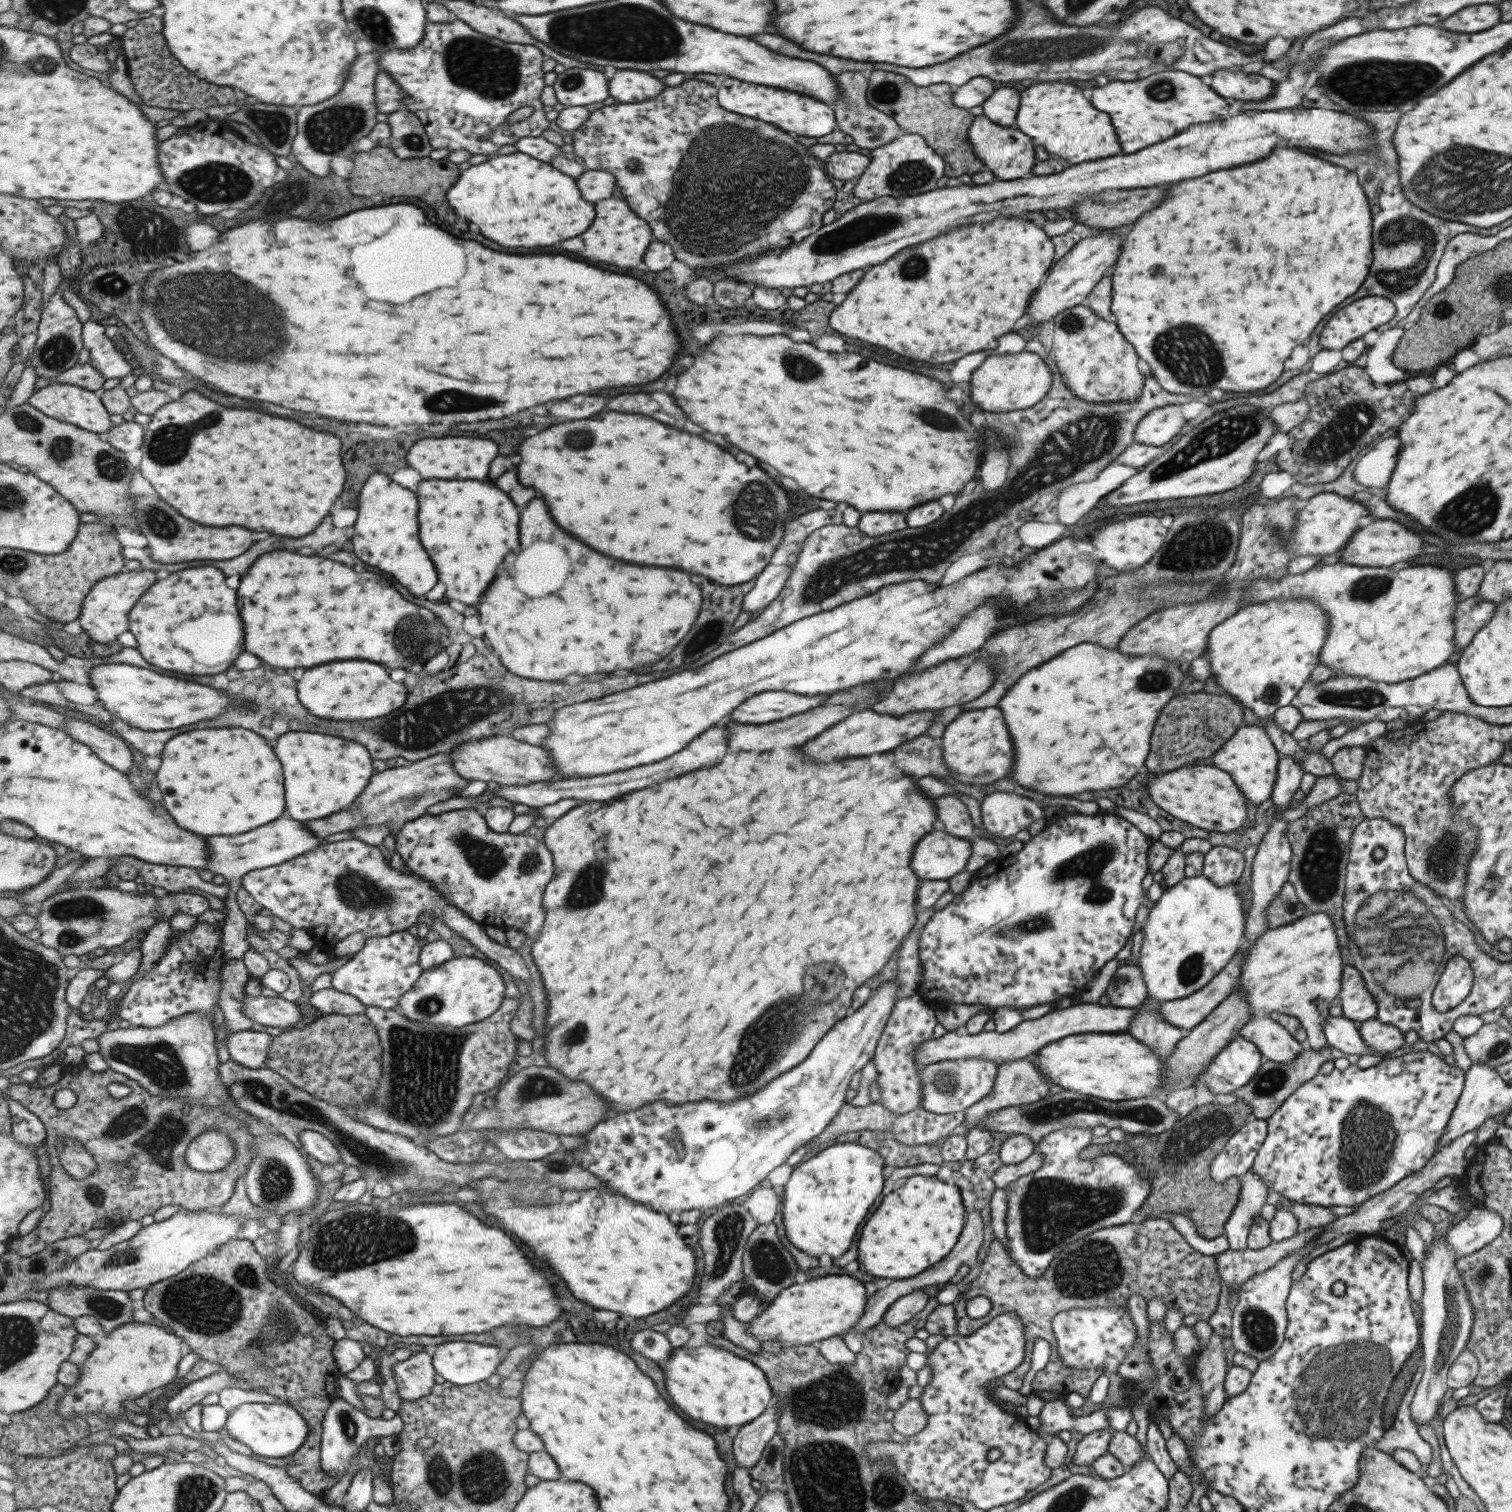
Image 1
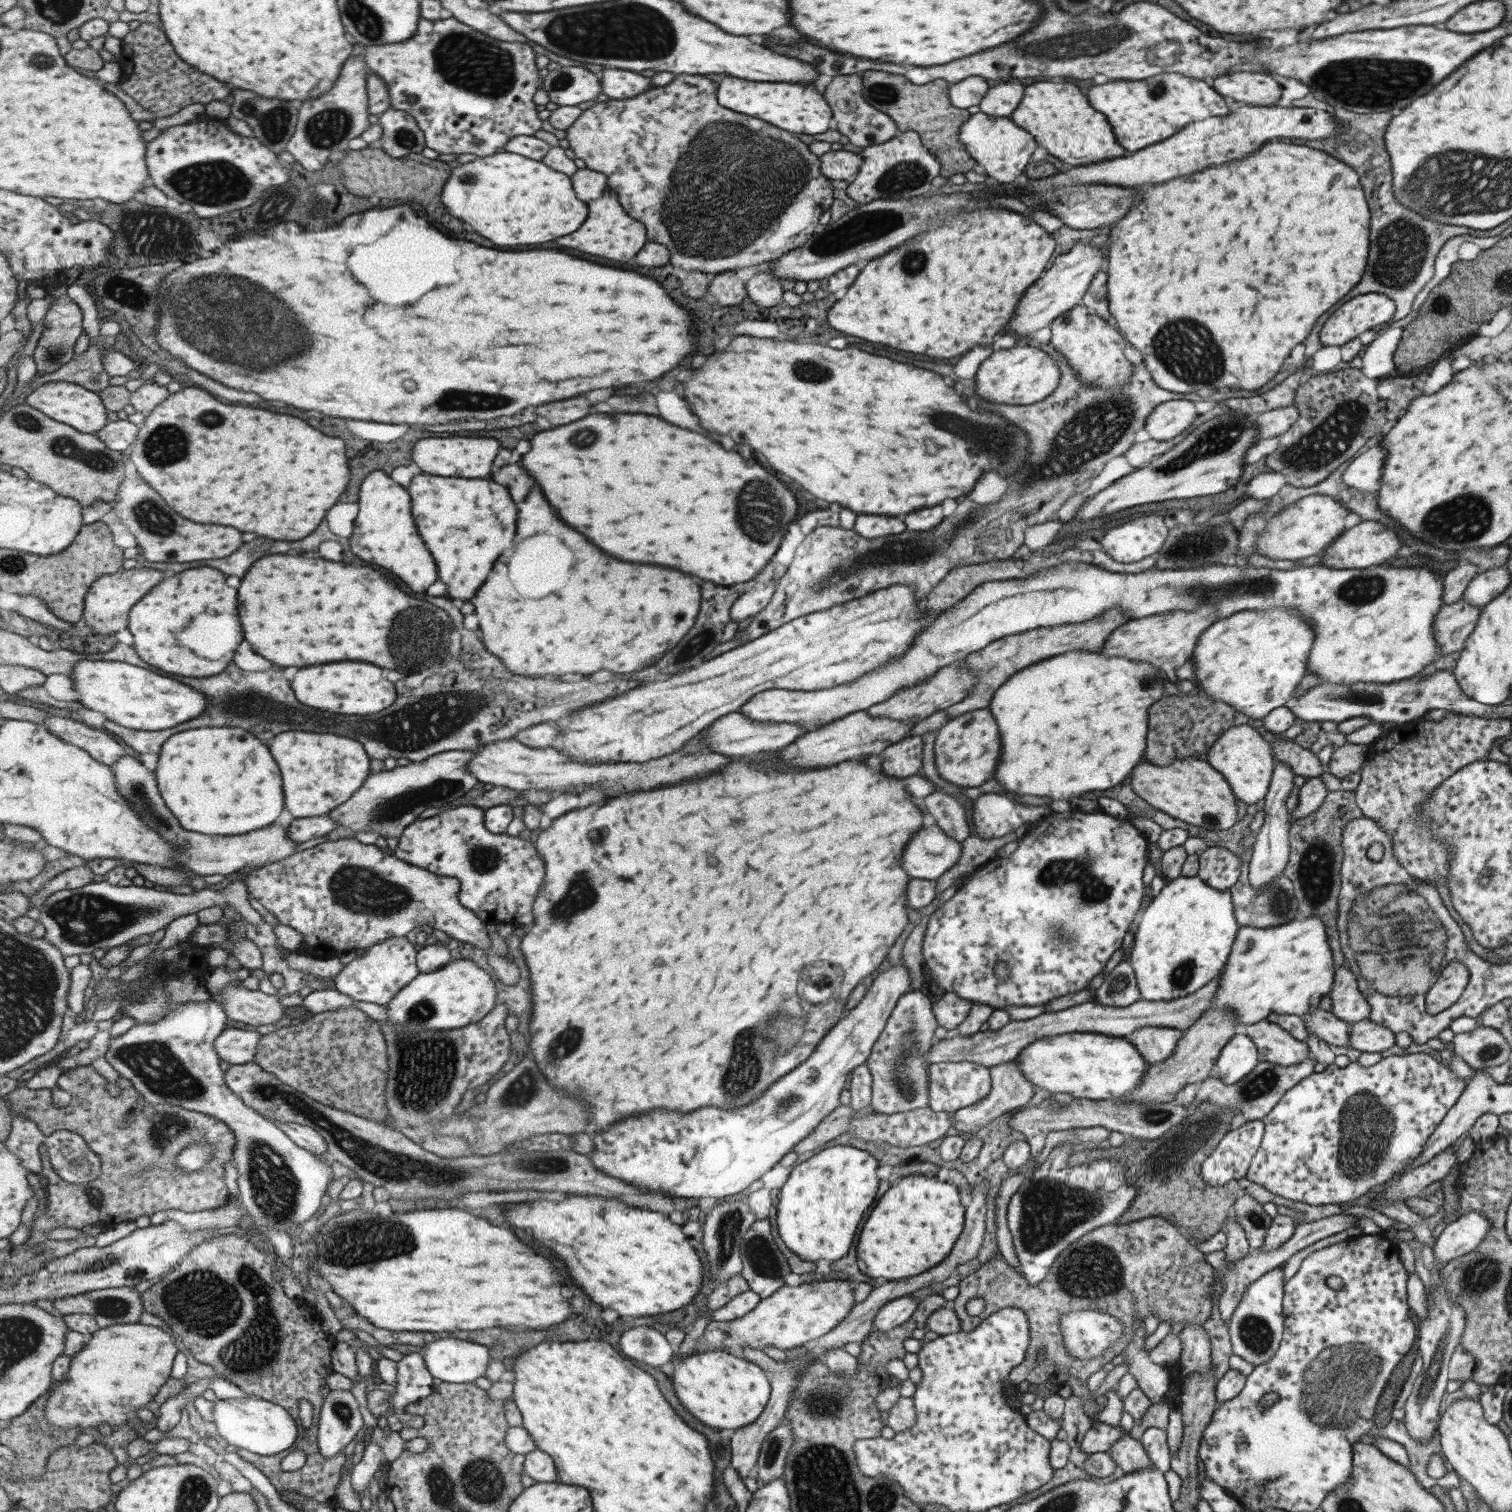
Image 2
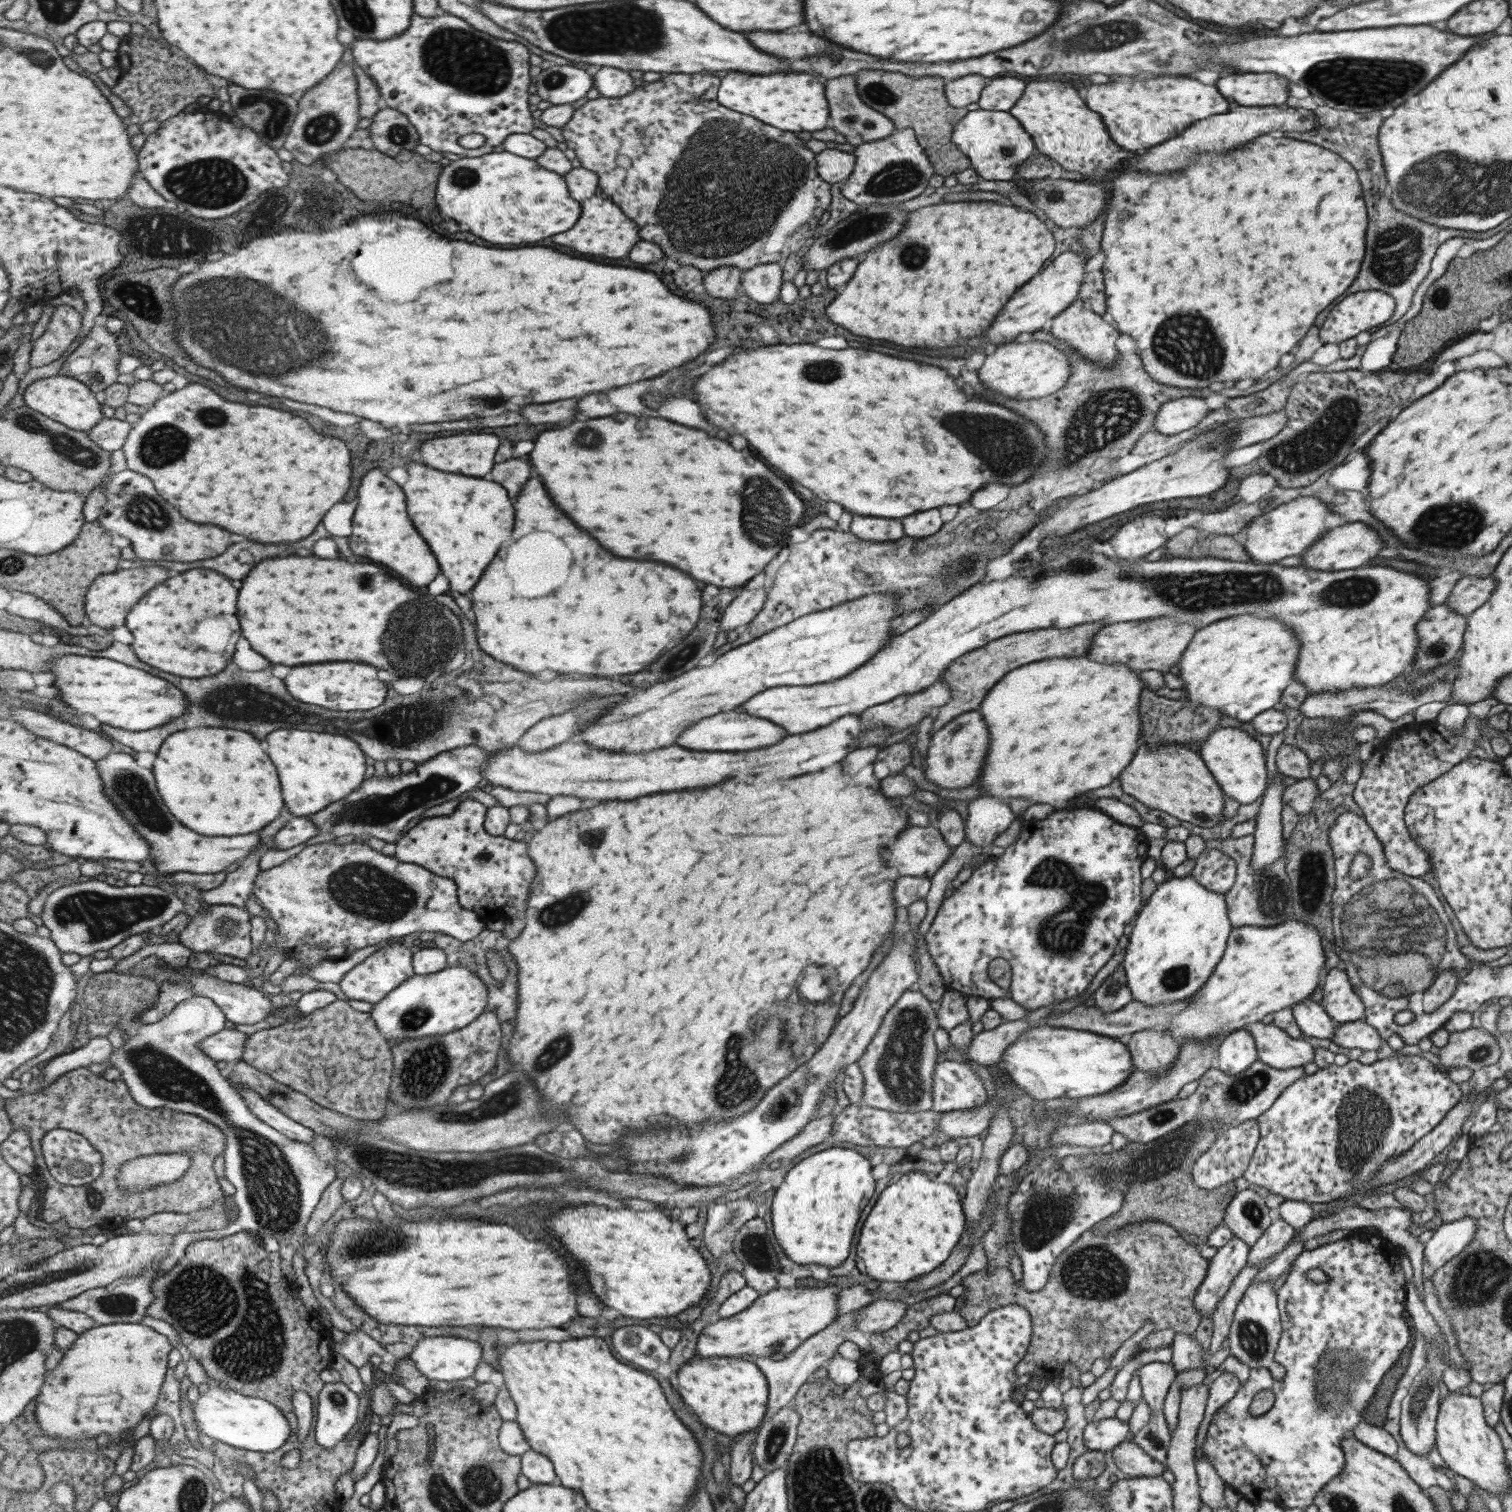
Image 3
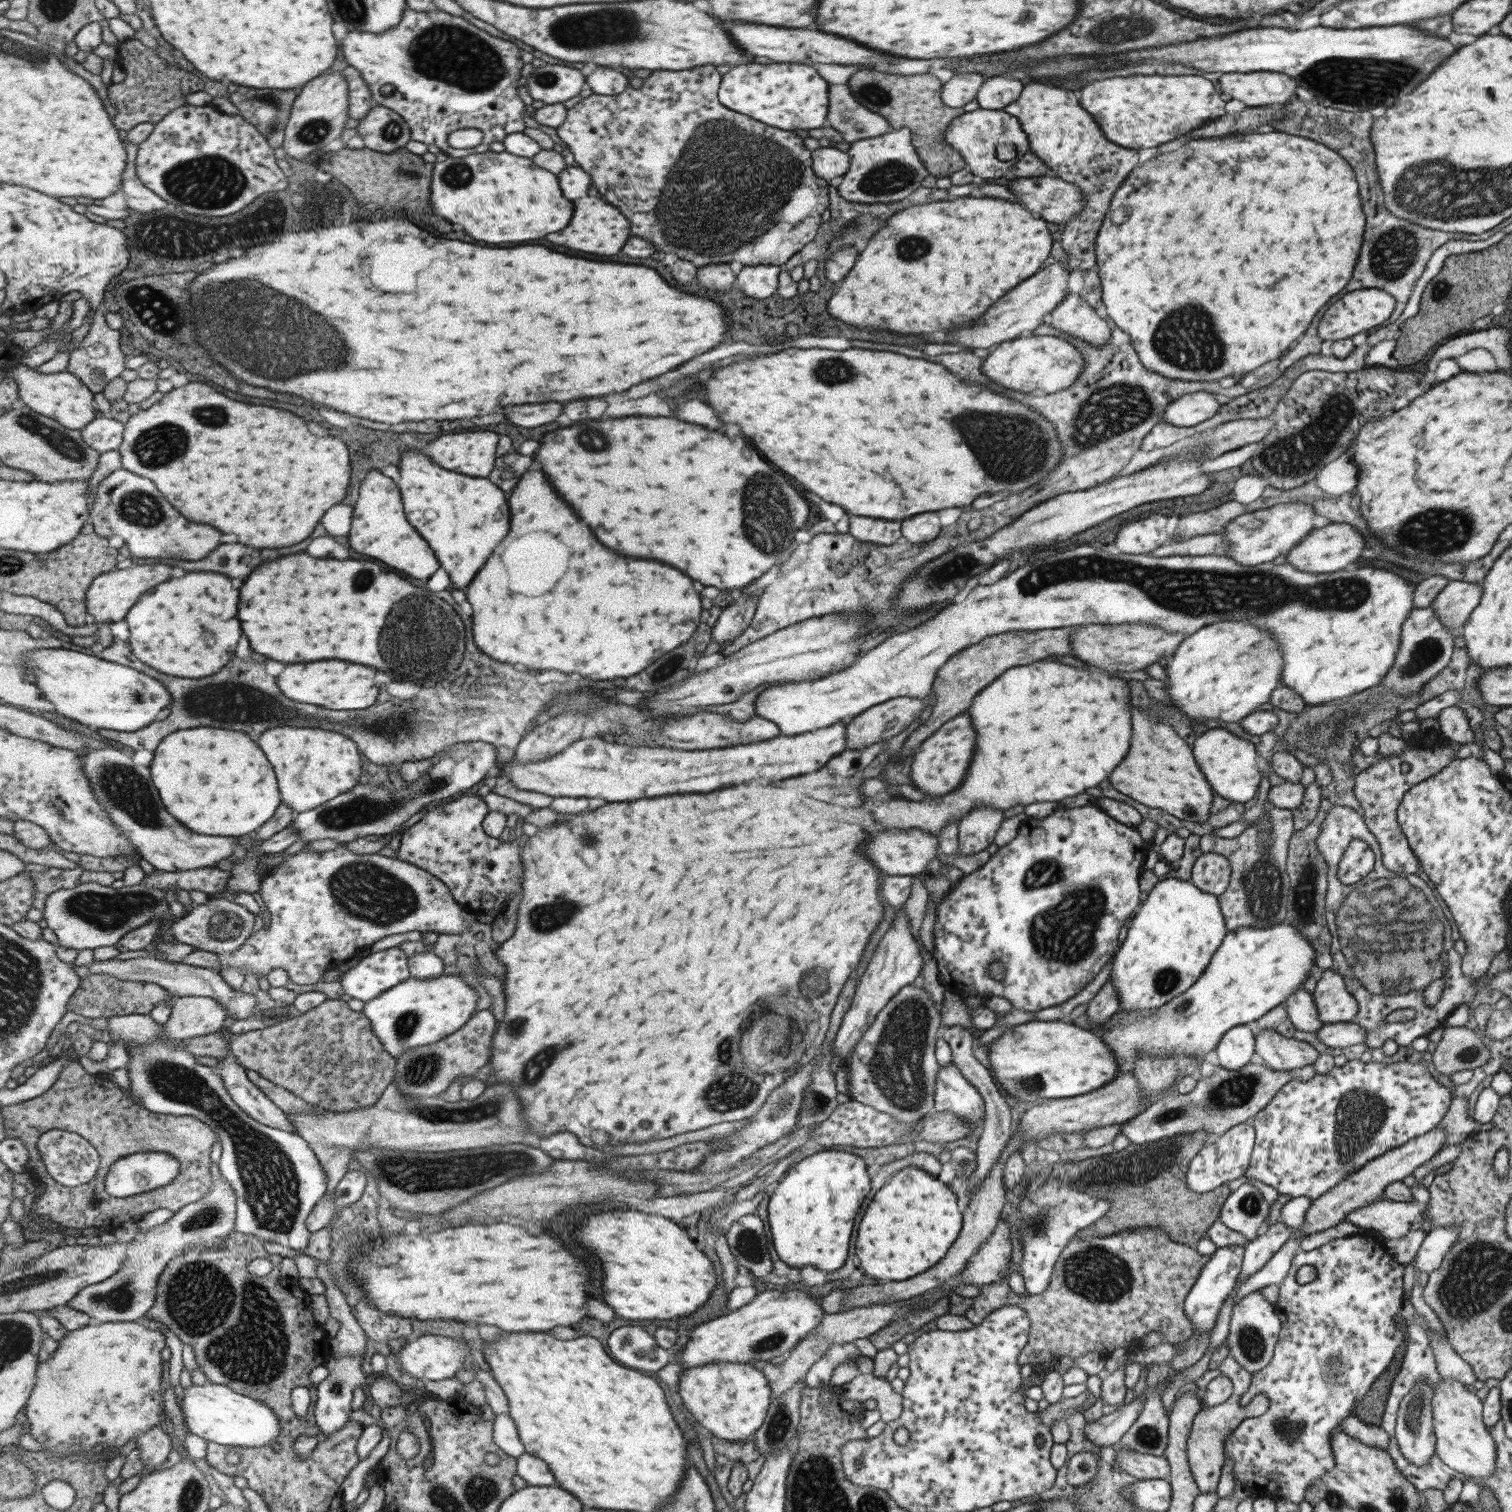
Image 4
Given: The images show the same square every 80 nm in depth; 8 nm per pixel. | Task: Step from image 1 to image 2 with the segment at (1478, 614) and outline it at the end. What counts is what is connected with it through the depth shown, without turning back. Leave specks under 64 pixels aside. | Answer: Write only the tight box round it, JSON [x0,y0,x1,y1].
[1432,600,1480,656]

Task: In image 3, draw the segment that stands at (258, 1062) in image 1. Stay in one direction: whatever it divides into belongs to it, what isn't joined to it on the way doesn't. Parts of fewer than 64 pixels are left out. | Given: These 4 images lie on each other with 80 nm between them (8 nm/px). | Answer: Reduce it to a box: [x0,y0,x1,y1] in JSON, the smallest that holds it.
[201,1028,248,1062]

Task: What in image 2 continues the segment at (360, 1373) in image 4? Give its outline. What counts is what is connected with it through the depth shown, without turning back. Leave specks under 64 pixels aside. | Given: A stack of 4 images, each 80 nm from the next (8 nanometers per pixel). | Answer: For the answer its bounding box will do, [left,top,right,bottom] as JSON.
[317,1390,365,1458]

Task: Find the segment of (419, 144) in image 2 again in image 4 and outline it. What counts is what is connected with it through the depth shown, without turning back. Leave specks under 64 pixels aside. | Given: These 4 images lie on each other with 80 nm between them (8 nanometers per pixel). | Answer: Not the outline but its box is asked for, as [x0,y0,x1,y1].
[356,105,413,153]

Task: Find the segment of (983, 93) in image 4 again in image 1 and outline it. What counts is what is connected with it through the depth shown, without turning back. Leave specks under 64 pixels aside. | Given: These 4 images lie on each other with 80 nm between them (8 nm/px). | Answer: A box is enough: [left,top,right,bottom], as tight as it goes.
[980,87,1019,127]

